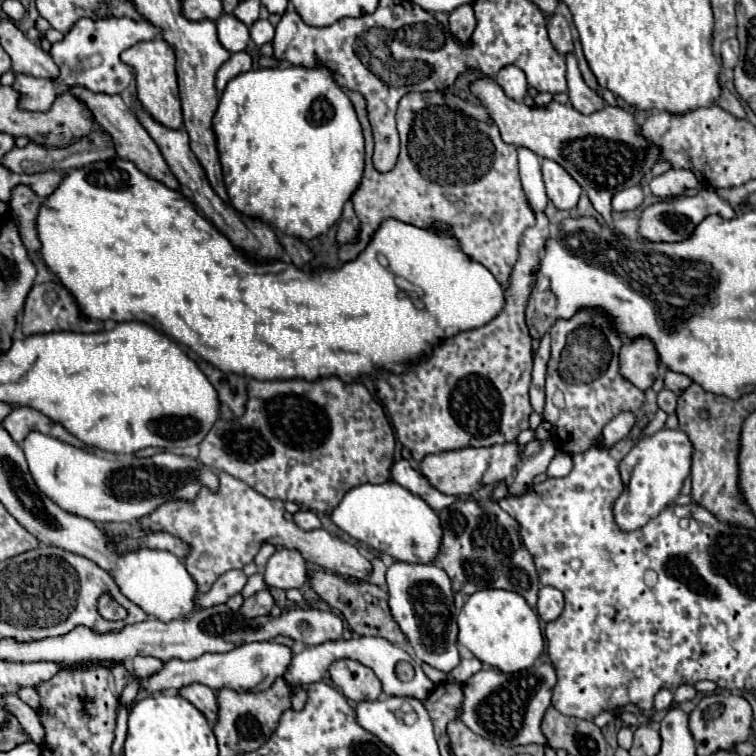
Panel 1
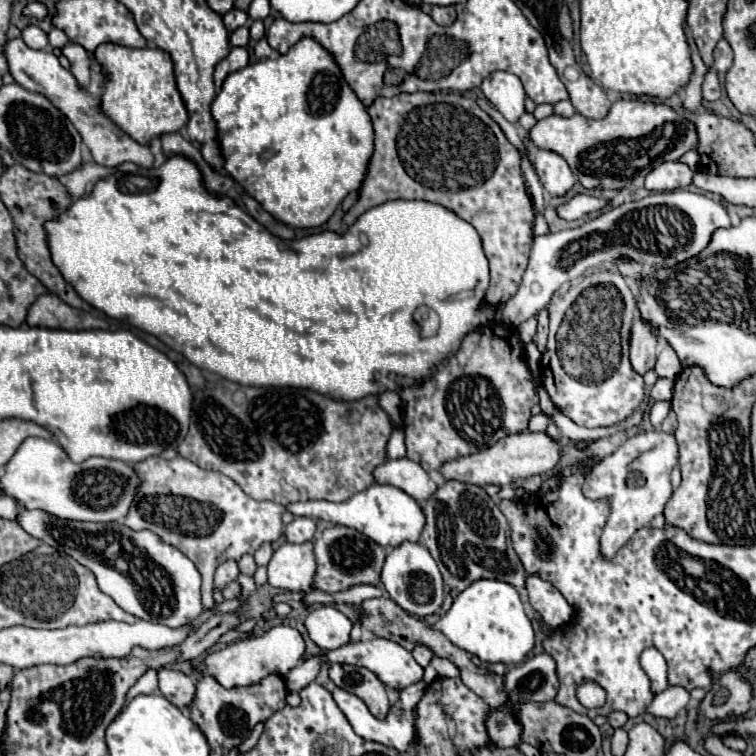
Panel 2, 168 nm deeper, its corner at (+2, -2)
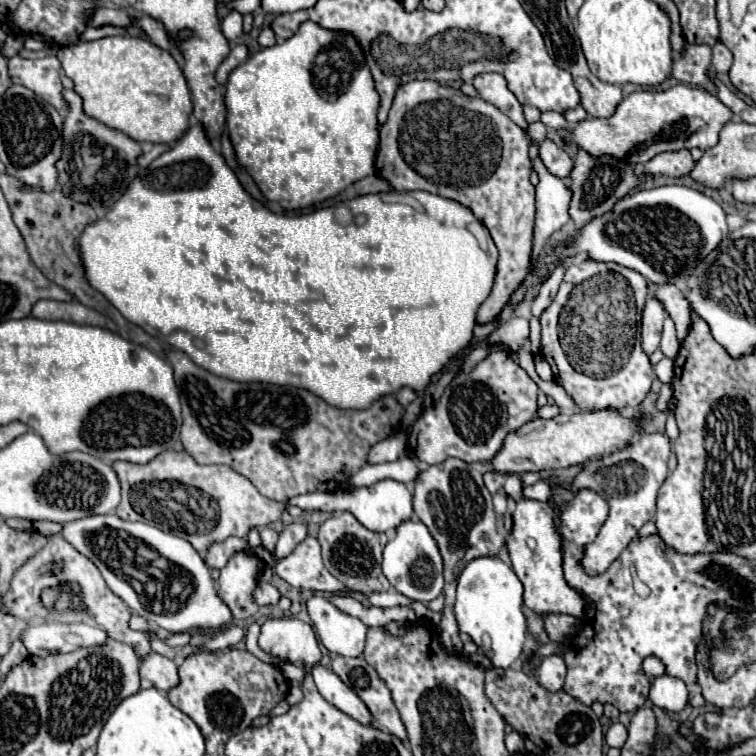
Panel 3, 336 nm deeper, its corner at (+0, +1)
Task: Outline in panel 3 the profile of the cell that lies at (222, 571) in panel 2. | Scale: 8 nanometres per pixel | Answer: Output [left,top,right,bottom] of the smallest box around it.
[206,537,248,569]

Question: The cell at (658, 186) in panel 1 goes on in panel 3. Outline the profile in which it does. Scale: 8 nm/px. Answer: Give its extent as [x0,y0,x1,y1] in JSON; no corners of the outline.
[644,149,694,177]

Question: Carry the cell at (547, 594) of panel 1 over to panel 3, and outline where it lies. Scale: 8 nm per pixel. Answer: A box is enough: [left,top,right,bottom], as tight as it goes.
[506,499,584,617]

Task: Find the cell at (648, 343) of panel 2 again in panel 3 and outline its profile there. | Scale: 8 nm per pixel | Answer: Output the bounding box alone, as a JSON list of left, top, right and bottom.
[642,299,666,355]

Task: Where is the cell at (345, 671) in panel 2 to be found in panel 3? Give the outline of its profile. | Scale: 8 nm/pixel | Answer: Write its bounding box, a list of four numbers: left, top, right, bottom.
[332,655,406,739]

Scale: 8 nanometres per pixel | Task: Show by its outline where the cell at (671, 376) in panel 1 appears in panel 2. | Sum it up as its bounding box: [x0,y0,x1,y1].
[656,344,682,380]

